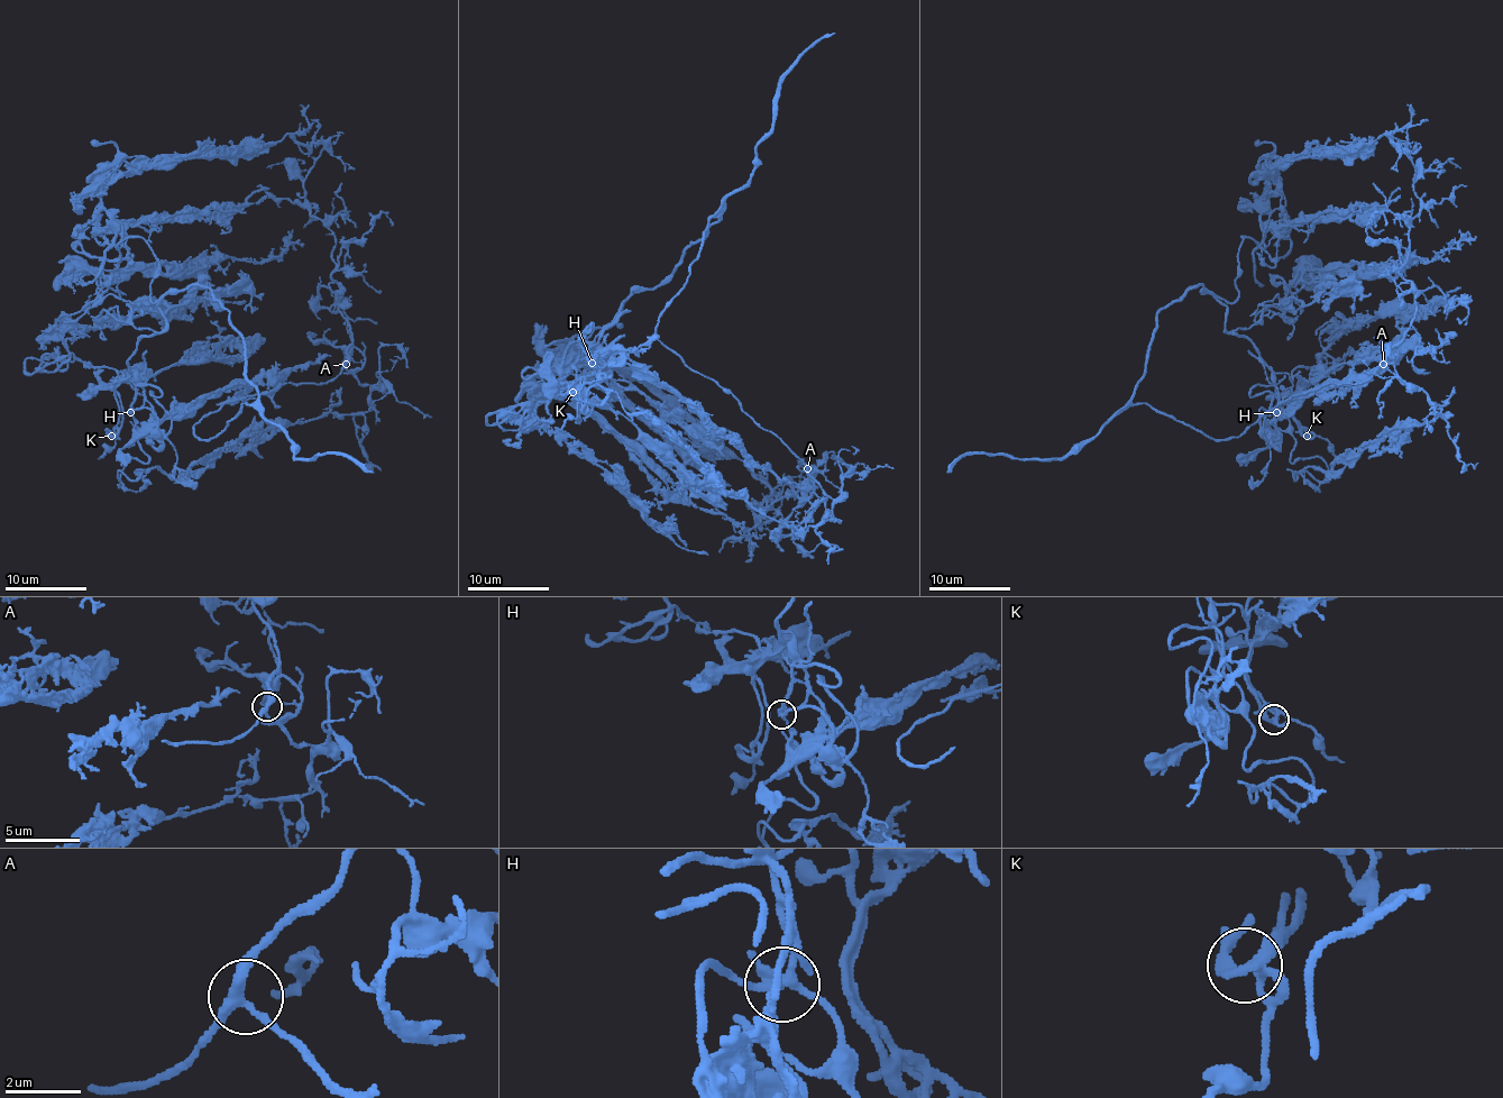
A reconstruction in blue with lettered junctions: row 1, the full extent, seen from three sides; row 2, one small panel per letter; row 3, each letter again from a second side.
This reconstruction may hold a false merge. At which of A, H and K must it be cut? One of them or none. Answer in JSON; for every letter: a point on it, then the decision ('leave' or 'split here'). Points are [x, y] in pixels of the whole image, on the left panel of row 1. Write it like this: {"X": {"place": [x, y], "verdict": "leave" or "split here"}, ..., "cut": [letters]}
{"A": {"place": [346, 364], "verdict": "leave"}, "H": {"place": [130, 412], "verdict": "leave"}, "K": {"place": [111, 436], "verdict": "leave"}, "cut": []}

